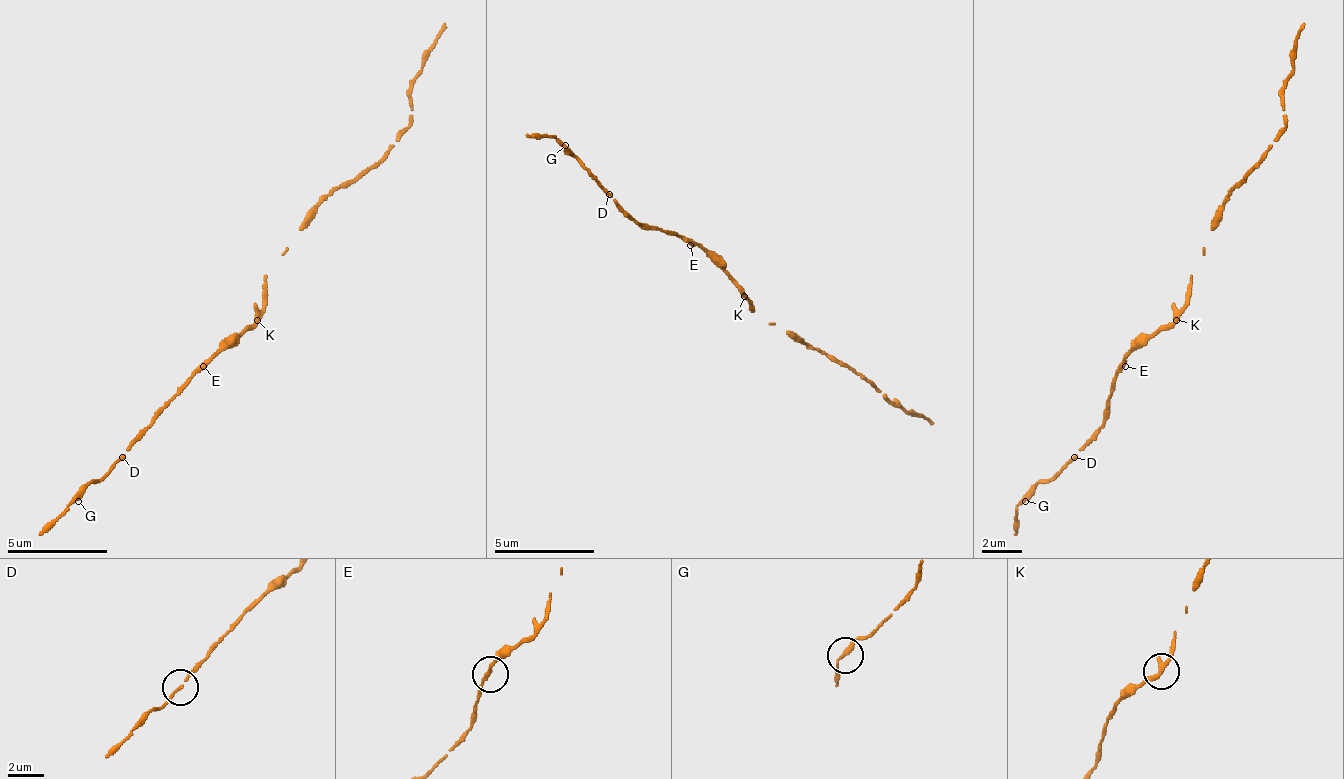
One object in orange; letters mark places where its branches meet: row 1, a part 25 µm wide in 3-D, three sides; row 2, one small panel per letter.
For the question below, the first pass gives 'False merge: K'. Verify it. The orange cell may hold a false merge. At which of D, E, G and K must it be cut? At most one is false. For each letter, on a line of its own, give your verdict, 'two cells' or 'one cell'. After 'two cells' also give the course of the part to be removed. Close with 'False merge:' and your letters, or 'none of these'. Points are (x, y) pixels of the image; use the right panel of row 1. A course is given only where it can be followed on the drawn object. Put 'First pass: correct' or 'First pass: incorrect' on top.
First pass: incorrect
D: one cell
E: one cell
G: one cell
K: one cell
False merge: none of these

